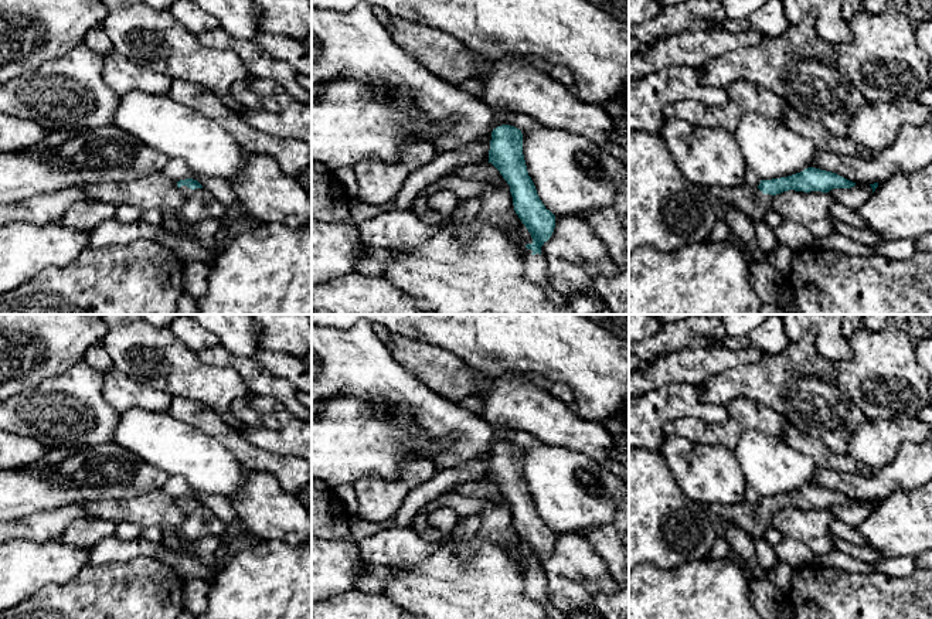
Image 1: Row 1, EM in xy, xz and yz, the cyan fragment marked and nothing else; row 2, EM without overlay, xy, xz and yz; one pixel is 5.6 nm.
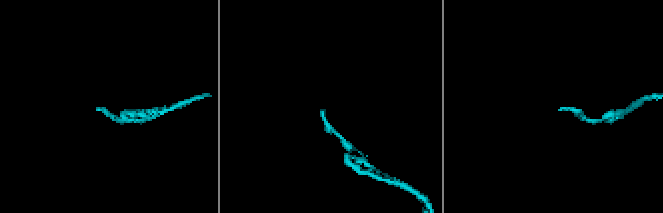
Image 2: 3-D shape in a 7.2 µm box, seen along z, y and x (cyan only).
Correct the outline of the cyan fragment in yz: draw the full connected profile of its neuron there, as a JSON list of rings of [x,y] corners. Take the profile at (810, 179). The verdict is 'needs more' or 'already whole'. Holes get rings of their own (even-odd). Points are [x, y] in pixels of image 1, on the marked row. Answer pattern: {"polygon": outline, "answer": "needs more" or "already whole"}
{"polygon": [[[807,167],[788,177],[761,180],[758,187],[744,183],[734,188],[711,188],[708,193],[724,207],[734,207],[752,222],[758,222],[763,221],[766,212],[772,210],[772,197],[783,191],[829,193],[833,188],[851,188],[854,186],[856,183],[836,173]]], "answer": "needs more"}

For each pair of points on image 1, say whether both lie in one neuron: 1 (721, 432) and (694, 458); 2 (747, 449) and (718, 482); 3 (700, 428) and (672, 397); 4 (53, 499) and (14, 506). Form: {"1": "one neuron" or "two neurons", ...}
{"1": "two neurons", "2": "two neurons", "3": "two neurons", "4": "one neuron"}

